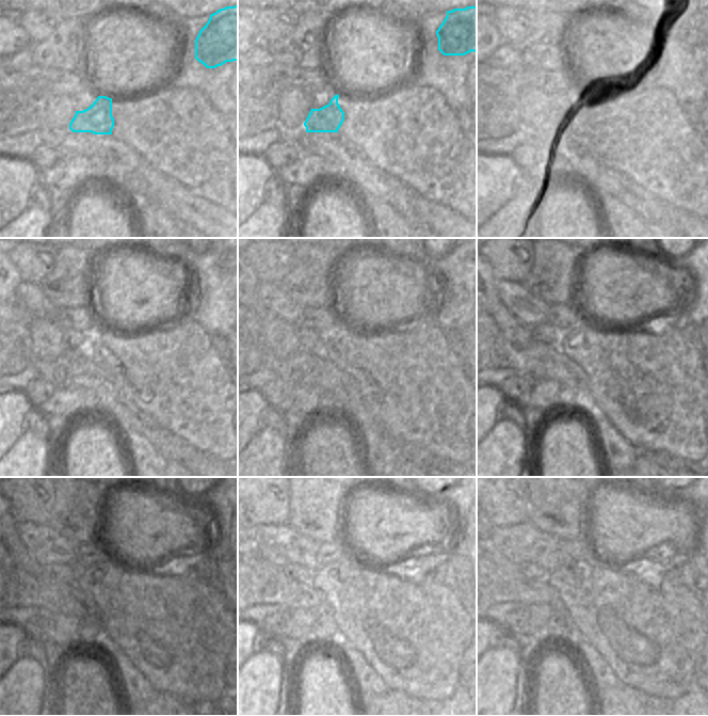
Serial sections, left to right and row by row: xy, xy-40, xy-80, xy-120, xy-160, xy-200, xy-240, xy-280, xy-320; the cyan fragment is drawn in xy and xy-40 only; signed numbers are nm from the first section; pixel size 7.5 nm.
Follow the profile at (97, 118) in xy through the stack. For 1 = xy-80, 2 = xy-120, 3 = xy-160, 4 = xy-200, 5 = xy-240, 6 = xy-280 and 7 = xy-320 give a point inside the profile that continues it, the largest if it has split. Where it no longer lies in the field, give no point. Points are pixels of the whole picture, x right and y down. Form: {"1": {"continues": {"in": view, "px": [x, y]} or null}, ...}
{"1": {"continues": {"in": "xy-80", "px": [558, 120]}}, "2": {"continues": {"in": "xy-120", "px": [74, 361]}}, "3": {"continues": {"in": "xy-160", "px": [310, 365]}}, "4": {"continues": {"in": "xy-200", "px": [554, 364]}}, "5": {"continues": {"in": "xy-240", "px": [76, 604]}}, "6": {"continues": {"in": "xy-280", "px": [317, 602]}}, "7": {"continues": {"in": "xy-320", "px": [556, 604]}}}

